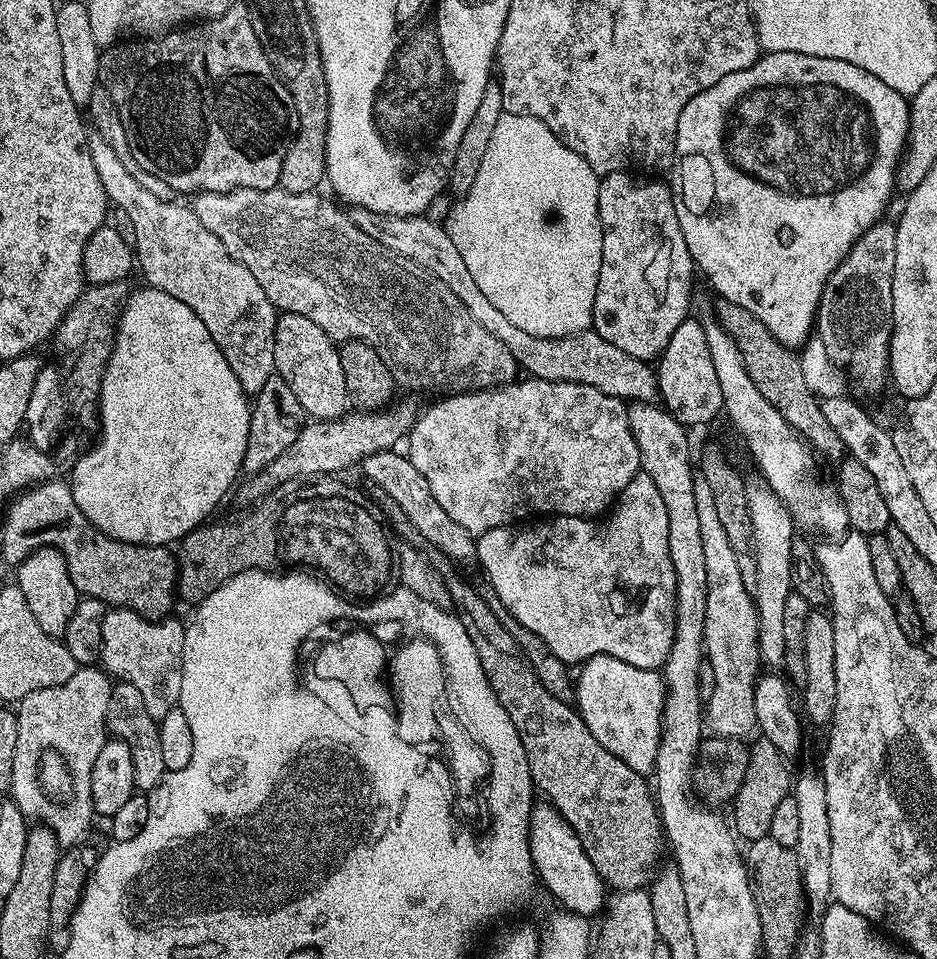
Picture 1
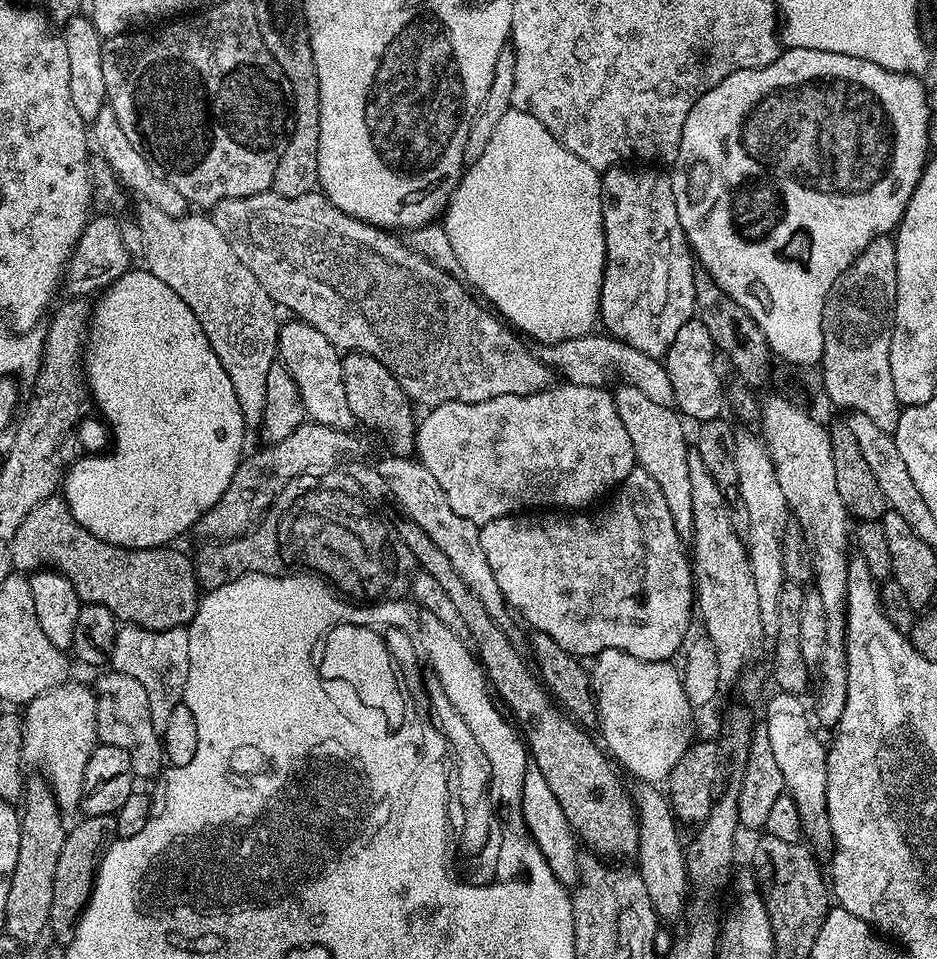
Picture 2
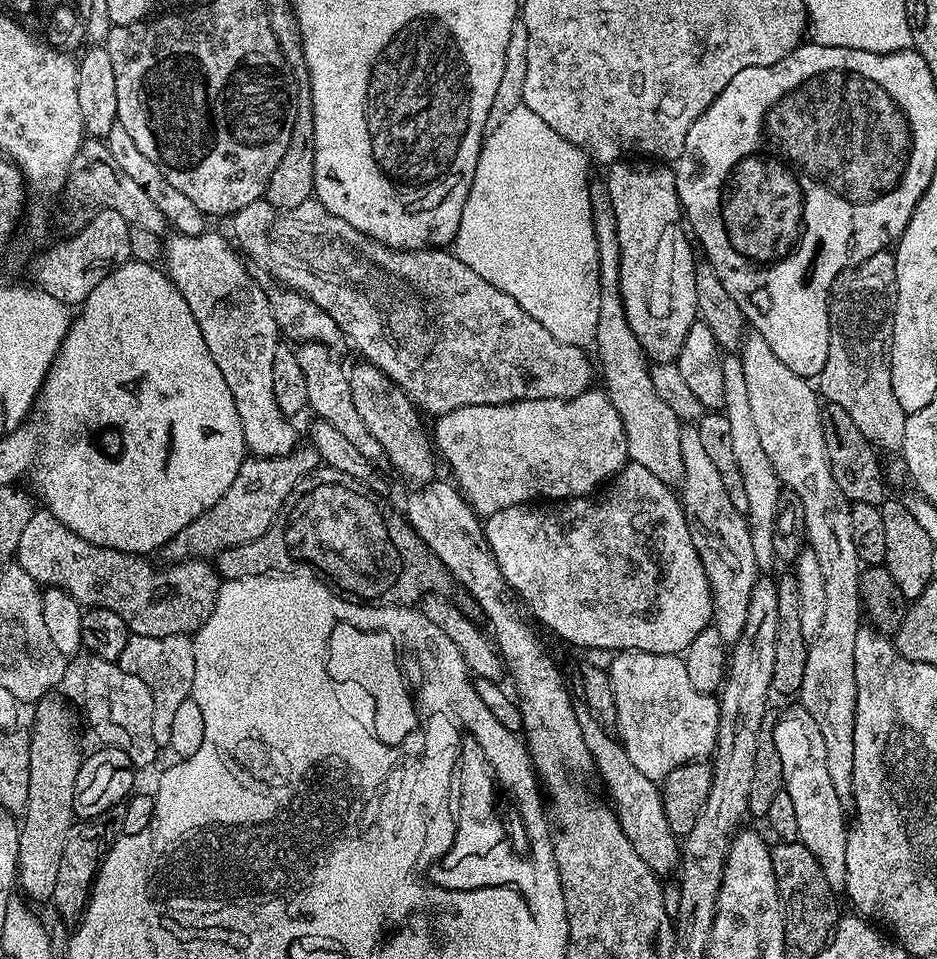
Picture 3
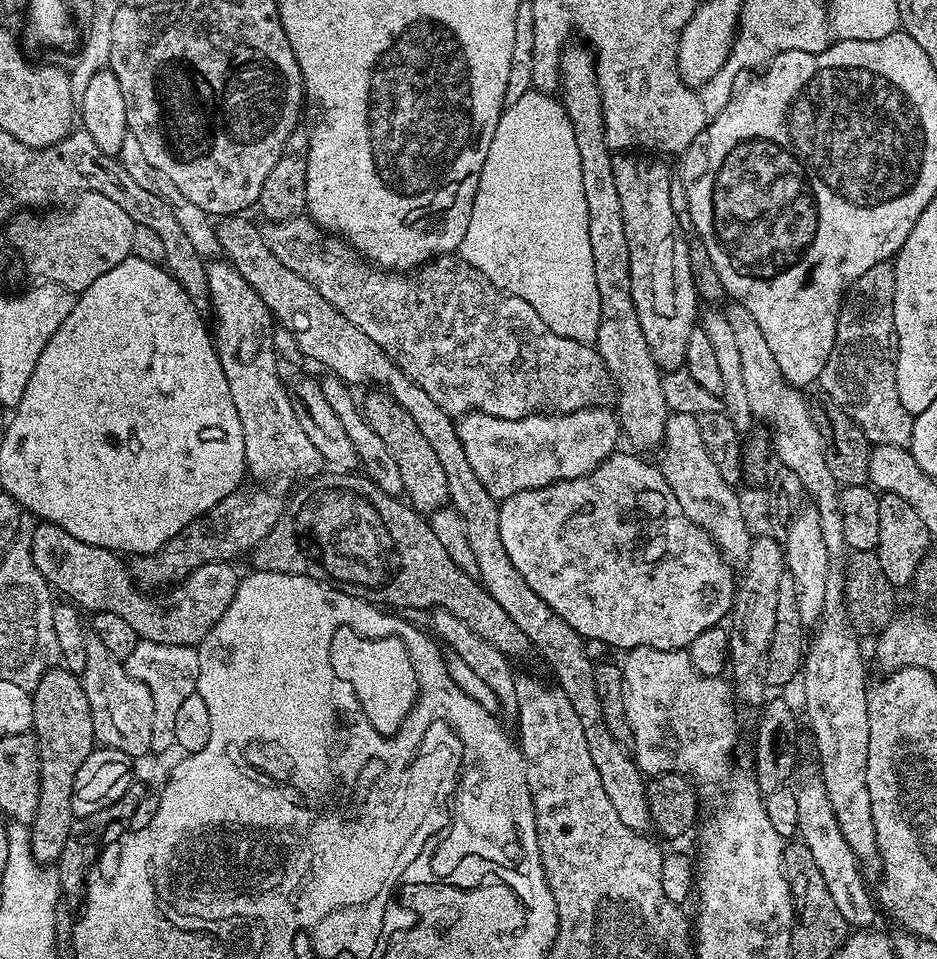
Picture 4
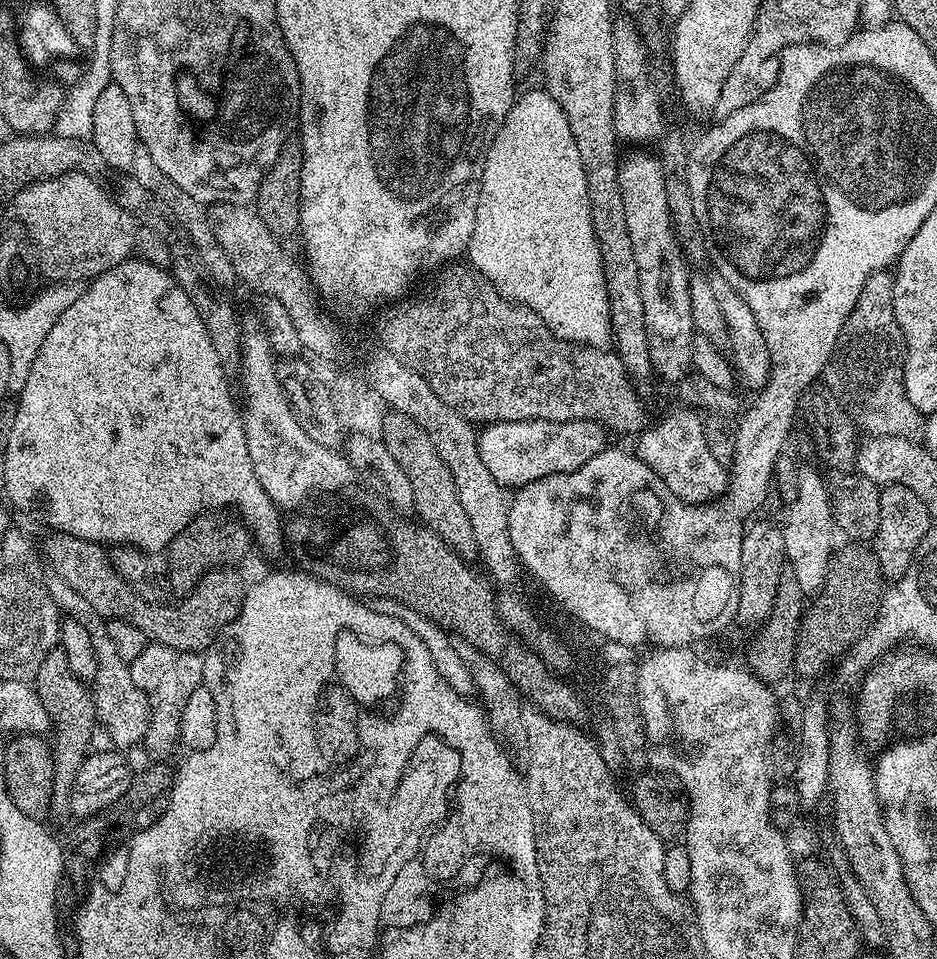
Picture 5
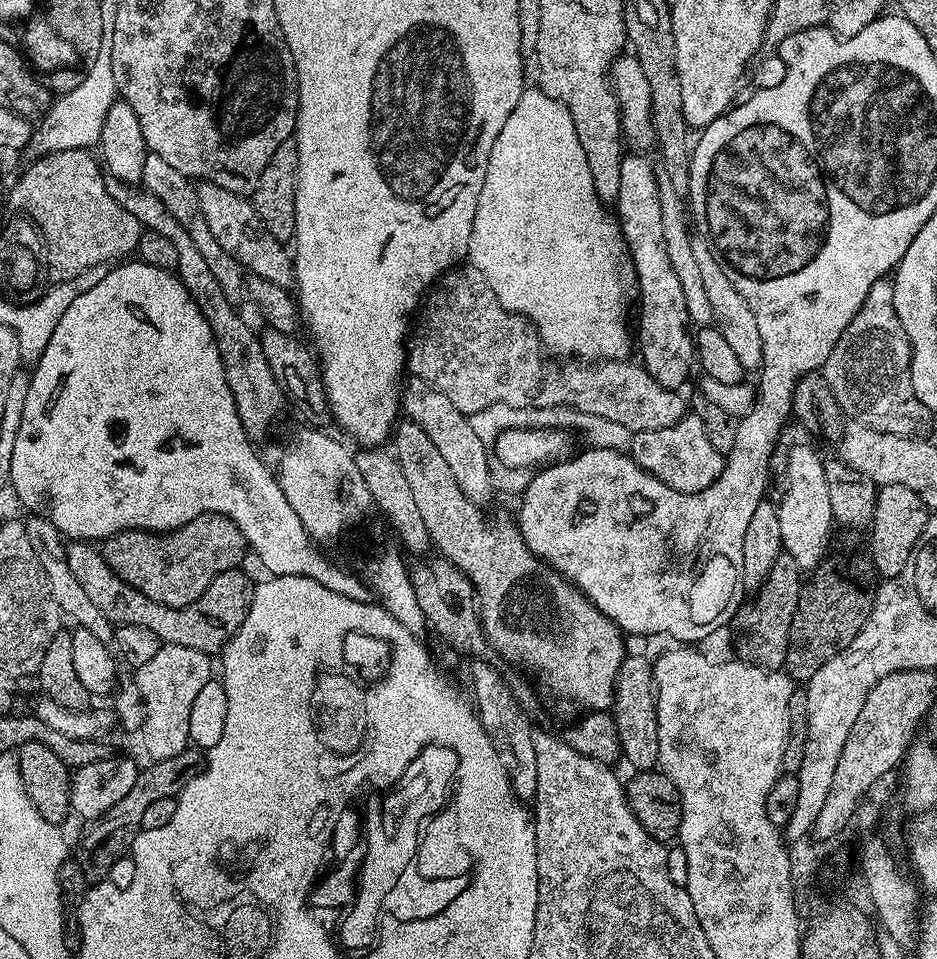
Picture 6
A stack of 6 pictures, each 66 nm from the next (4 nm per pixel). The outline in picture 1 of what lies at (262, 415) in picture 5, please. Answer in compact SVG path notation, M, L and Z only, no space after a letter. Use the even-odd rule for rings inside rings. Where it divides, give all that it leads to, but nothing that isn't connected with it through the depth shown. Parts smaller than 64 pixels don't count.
M89 131L88 153L94 158L94 170L98 170L98 178L102 178L109 201L126 210L134 222L137 238L134 260L139 271L140 268L144 271L148 279L145 281L151 287L166 290L166 294L178 298L178 302L186 302L186 306L206 322L210 338L218 342L218 350L222 350L226 362L230 362L230 370L234 370L242 390L249 394L260 392L276 370L274 330L278 309L266 298L266 290L258 286L258 278L198 222L187 203L160 200L144 189L100 132Z

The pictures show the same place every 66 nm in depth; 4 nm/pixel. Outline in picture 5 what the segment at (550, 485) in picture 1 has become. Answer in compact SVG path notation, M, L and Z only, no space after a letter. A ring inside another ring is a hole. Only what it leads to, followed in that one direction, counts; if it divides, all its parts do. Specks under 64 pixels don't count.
M498 420L479 429L481 460L493 480L505 490L515 490L538 478L578 470L606 447L606 429L596 420Z

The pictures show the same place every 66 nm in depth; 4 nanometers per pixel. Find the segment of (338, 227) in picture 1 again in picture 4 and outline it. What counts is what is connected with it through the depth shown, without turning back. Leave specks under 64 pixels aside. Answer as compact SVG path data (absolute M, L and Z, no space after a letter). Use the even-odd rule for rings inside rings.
M304 214L265 223L262 235L266 246L270 246L274 258L278 258L282 266L306 278L306 282L310 282L310 286L330 302L330 306L350 318L350 322L354 322L370 342L382 346L384 353L453 418L470 412L507 420L537 414L577 412L607 405L613 395L612 375L591 343L571 340L550 330L550 326L538 318L530 302L495 288L486 274L461 260L459 255L438 256L410 272L385 271L365 260L347 240L326 234Z

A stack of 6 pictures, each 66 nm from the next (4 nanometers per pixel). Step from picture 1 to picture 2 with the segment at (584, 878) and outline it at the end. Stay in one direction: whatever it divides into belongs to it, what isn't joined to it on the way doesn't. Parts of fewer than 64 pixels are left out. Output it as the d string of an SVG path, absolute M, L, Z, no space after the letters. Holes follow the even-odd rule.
M532 757L526 764L526 774L523 775L523 818L529 835L535 841L544 860L551 868L551 872L565 886L575 885L579 881L580 857L578 858L578 840L571 824L565 816L565 811L558 803L558 798L551 793L542 770Z

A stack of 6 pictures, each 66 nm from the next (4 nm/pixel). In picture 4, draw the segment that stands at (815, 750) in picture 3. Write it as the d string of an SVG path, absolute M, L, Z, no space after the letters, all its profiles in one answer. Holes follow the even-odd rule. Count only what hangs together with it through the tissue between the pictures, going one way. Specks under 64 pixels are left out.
M819 775L804 779L797 785L796 797L798 798L798 832L801 843L810 850L822 878L826 881L826 888L833 895L837 909L841 911L843 920L854 930L868 930L875 924L878 906L875 899L868 892L864 878L860 872L860 861L850 849L850 844L842 835L838 827L838 820L834 815L834 808L830 805L829 795L826 794L825 784Z

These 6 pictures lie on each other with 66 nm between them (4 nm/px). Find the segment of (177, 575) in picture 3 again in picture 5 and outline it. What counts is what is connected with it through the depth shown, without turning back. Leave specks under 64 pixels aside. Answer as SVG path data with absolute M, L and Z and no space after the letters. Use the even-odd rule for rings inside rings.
M59 530L49 536L52 537L45 542L44 548L42 544L47 567L56 572L58 578L63 578L73 590L78 590L78 594L82 594L82 598L86 598L86 602L90 602L100 616L138 626L138 630L142 630L151 643L183 652L203 653L240 612L246 583L231 567L207 572L187 596L175 602L153 602L141 596L121 578L118 570L114 570L109 549L105 545L86 538L74 538L74 534Z

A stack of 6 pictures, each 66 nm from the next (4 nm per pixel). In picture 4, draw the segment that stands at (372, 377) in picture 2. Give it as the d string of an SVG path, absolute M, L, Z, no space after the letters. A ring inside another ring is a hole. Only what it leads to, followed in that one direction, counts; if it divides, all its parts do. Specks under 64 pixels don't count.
M372 390L362 400L362 411L374 434L386 442L386 450L390 450L390 455L402 474L403 495L407 503L421 514L431 514L445 507L449 503L446 473L430 442L426 442L422 430L418 430L414 418L410 418L410 414L406 414L406 410L402 410L402 406L398 406L398 402L394 402L394 398L383 390Z

